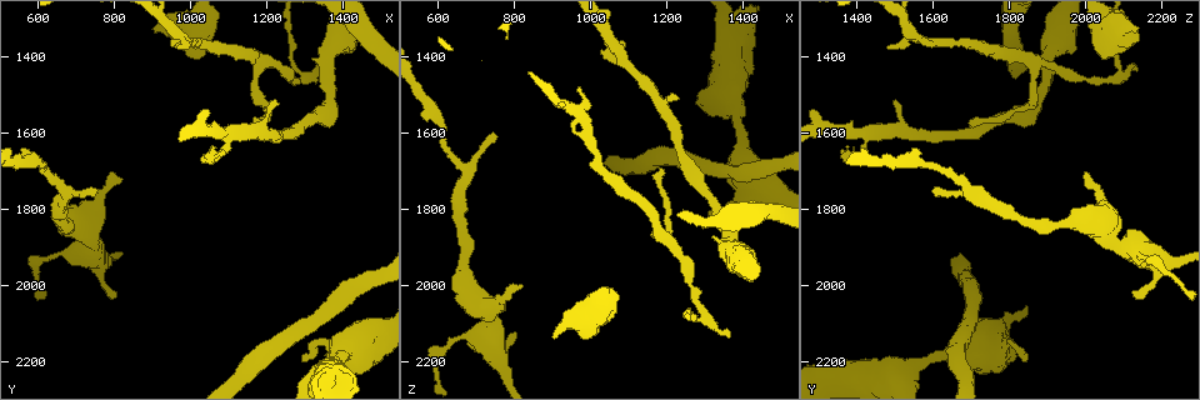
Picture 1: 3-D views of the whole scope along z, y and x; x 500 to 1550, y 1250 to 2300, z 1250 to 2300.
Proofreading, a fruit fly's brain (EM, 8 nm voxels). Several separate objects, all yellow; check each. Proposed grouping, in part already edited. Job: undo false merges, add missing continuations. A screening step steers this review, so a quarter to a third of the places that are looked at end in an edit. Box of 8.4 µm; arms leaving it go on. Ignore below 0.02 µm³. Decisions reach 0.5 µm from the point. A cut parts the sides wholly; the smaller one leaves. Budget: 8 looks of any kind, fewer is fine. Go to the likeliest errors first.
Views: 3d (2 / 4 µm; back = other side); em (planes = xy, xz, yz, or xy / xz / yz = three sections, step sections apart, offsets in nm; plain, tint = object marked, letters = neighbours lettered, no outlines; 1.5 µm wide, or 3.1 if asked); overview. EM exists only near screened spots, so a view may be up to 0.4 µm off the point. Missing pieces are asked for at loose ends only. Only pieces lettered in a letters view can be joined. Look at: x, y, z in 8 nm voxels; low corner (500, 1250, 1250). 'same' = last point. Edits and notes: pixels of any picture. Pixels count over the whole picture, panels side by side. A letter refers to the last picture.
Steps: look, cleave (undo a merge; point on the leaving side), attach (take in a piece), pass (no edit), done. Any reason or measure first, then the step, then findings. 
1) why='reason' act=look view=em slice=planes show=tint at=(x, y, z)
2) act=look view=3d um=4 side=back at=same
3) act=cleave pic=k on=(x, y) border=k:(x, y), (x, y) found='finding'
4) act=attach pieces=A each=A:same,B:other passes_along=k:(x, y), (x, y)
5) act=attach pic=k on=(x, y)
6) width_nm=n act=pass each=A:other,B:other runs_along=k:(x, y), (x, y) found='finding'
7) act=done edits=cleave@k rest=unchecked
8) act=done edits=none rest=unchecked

why='thick end' act=look view=3d um=4 at=(900, 1340, 2125)

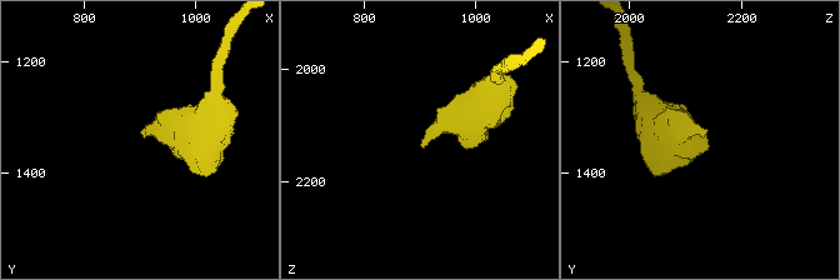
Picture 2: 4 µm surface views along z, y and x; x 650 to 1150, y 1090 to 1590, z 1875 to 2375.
act=look view=em slice=planes show=letters at=(910, 1340, 2125)

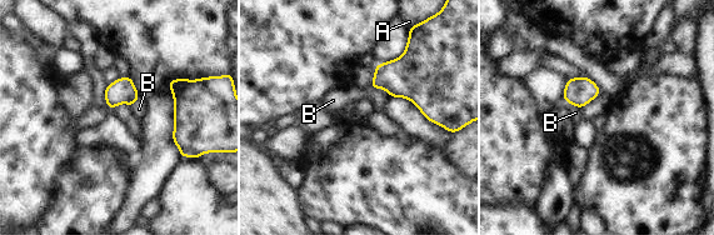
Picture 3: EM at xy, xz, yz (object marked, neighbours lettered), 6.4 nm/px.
act=pass each=A:other,B:other border=3:(563, 100), (580, 109) found='no lettered piece goes on from it'

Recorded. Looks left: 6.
why='an open end' act=look view=3d um=4 side=back at=(1295, 2195, 1845)

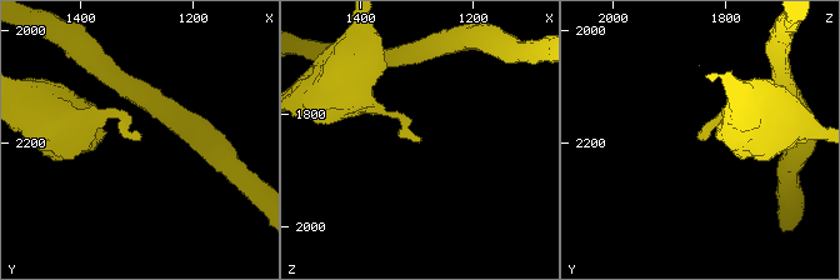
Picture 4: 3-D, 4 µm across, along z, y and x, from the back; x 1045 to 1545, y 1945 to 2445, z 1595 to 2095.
act=look view=em slice=planes show=letters at=(1300, 2195, 1850)

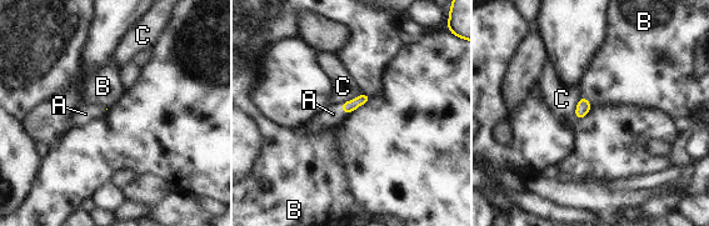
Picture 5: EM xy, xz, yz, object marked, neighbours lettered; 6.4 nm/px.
act=attach pieces=A each=A:same,B:other,C:other passes_along=5:(348, 106), (341, 109), (333, 114) found='the cell continues'

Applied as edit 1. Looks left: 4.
why='redraw' act=look view=overview

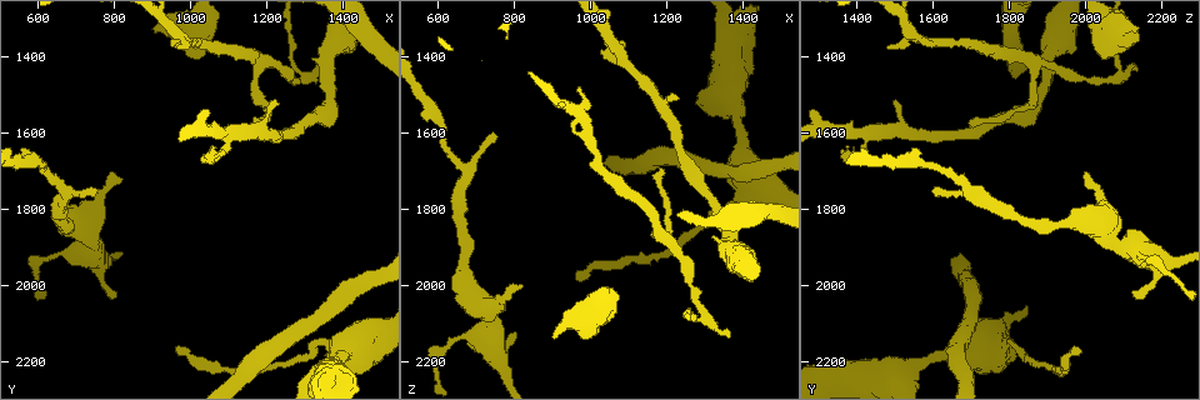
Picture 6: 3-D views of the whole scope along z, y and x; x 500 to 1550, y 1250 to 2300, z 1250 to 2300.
why='end of a long branch' act=look view=em slice=planes show=letters at=(960, 2155, 1970)

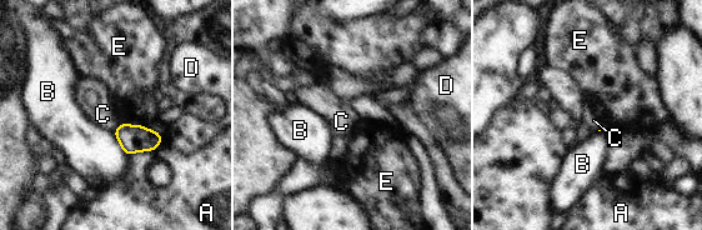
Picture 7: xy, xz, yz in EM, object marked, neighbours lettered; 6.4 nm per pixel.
act=pass each=A:other,B:other,C:other,D:other,E:other border=7:(121, 123), (114, 131) found='no lettered piece goes on from it'

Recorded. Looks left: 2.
act=done edits=attach@5 rest=unchecked

